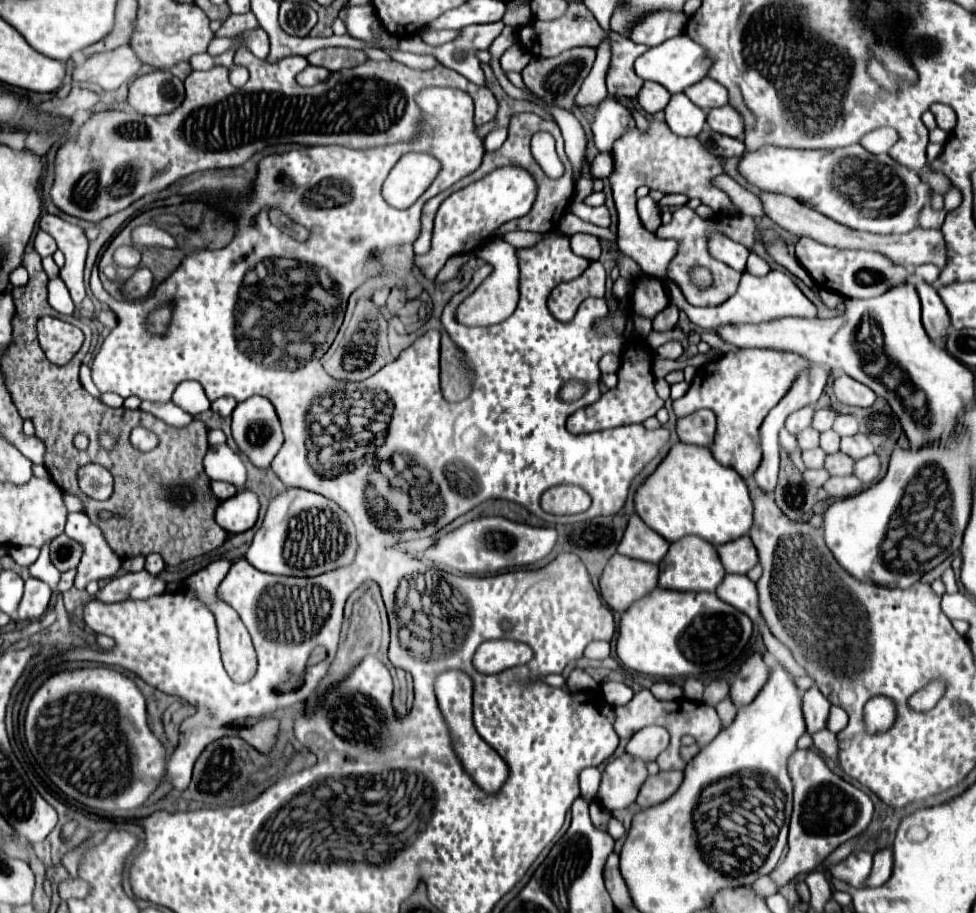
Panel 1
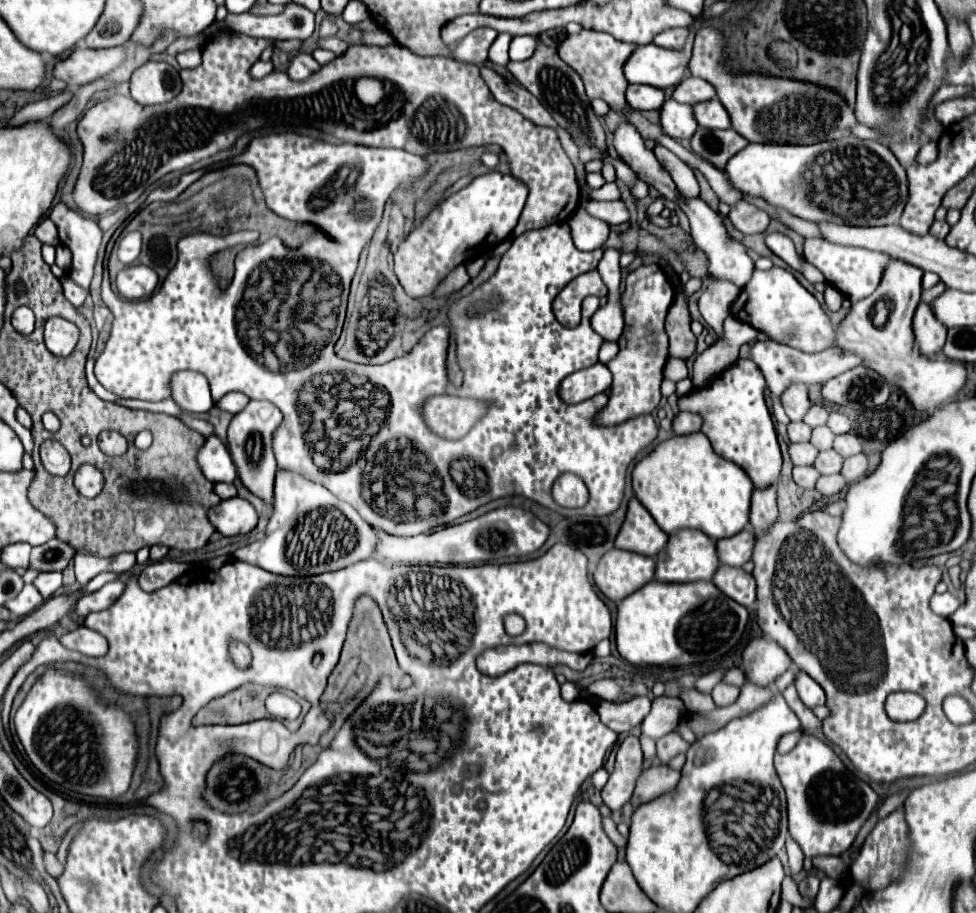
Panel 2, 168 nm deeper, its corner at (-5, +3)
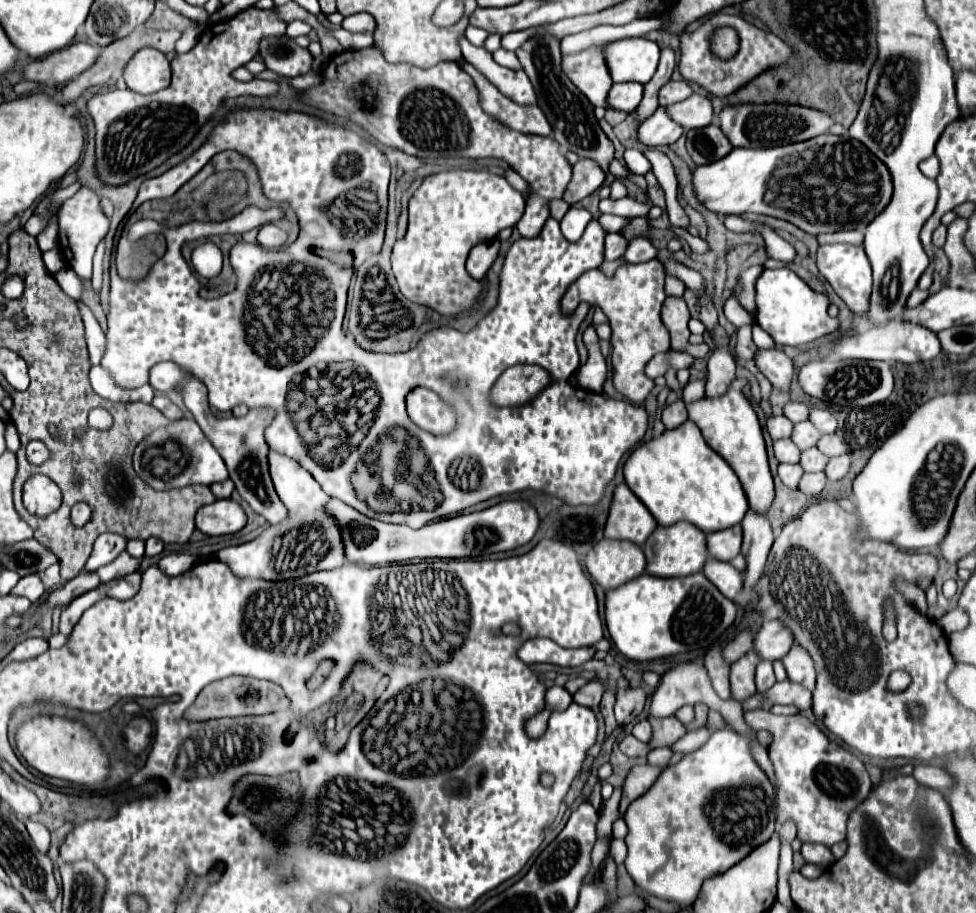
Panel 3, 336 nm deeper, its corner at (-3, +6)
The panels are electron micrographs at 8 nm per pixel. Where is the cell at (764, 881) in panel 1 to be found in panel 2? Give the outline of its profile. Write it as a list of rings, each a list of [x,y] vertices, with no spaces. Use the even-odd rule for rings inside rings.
[[[791,837],[787,839],[787,853],[789,853],[789,875],[795,877],[803,871],[803,853]]]

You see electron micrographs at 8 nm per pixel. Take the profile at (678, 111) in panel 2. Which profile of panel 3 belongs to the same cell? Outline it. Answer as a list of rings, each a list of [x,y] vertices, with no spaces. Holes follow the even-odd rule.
[[[657,108],[657,112],[639,126],[637,140],[647,148],[659,148],[673,144],[681,134],[683,128],[665,114],[665,108]]]

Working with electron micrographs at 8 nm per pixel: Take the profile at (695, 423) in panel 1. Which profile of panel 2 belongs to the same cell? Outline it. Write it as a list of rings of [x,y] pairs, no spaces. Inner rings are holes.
[[[679,413],[673,419],[673,431],[677,435],[689,435],[689,433],[697,433],[701,431],[703,425],[703,417],[697,413]]]

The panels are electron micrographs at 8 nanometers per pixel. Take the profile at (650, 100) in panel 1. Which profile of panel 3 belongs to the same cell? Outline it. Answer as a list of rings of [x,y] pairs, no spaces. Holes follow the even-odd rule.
[[[613,84],[609,90],[609,106],[613,110],[633,112],[643,98],[643,84]]]

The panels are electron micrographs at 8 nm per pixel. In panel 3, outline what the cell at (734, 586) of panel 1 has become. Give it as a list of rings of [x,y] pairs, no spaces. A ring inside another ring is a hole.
[[[709,558],[705,562],[705,568],[703,568],[703,574],[707,576],[709,582],[713,582],[719,592],[729,598],[729,600],[735,600],[737,594],[741,592],[741,586],[743,586],[743,574],[739,570],[735,570],[729,562],[719,562],[719,560],[713,560]]]

